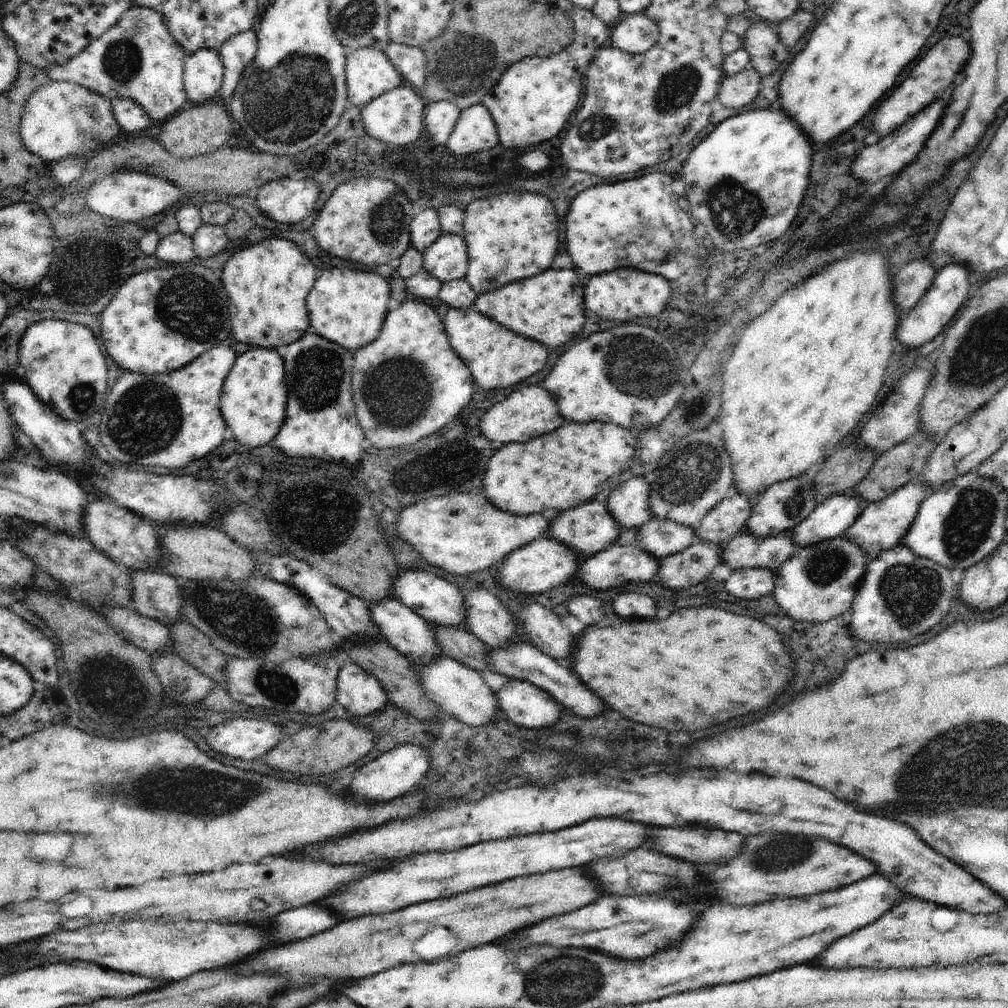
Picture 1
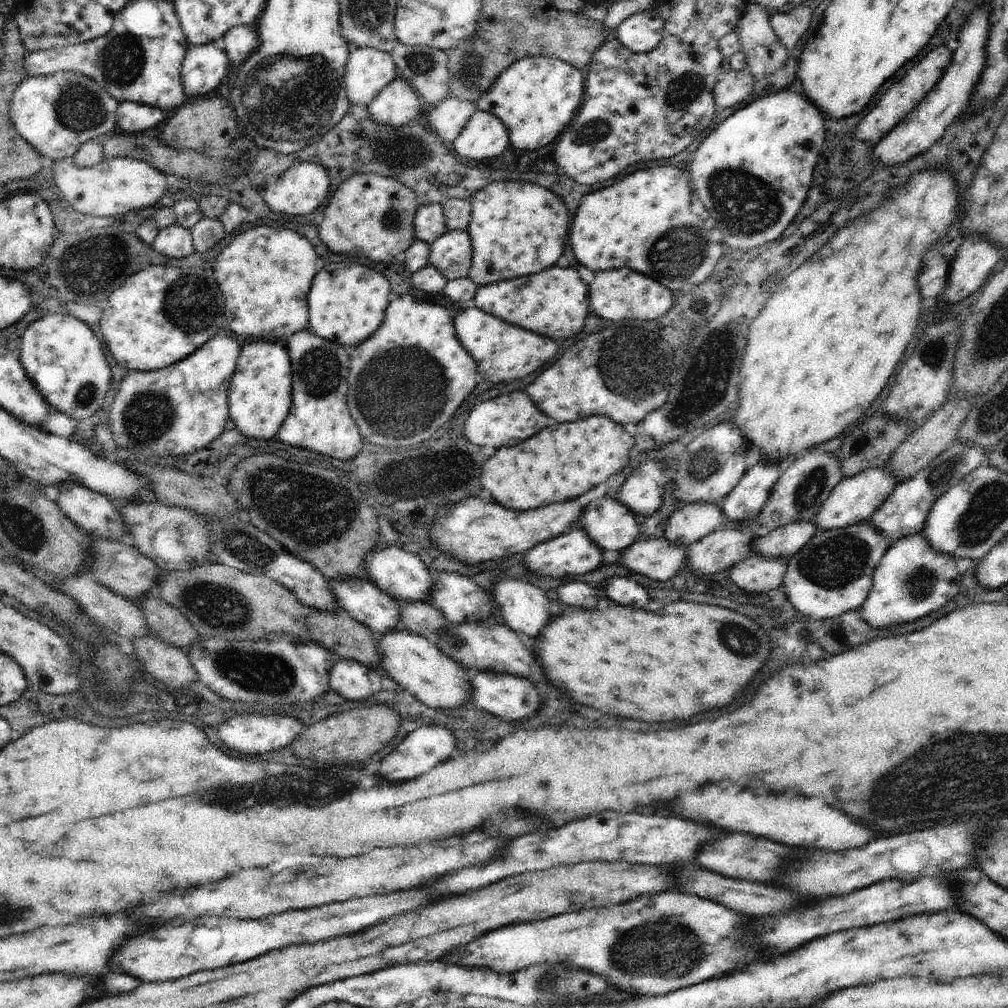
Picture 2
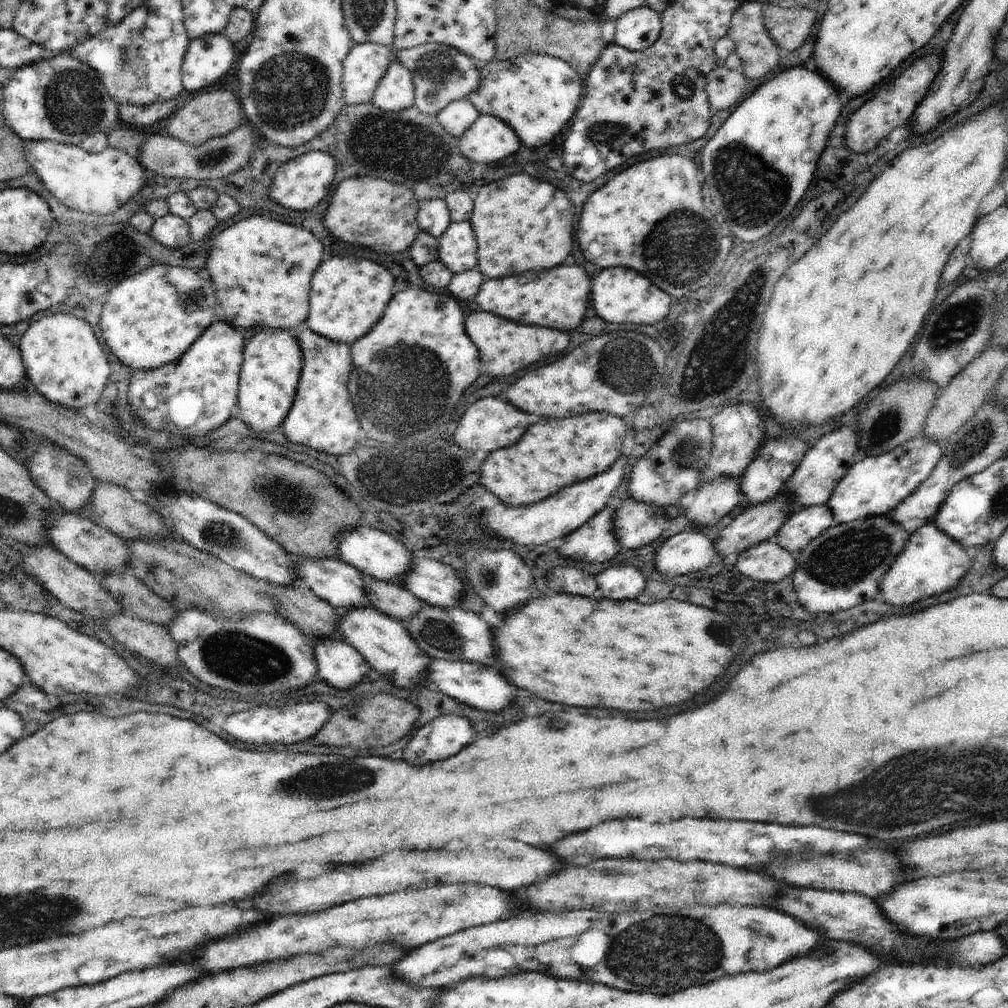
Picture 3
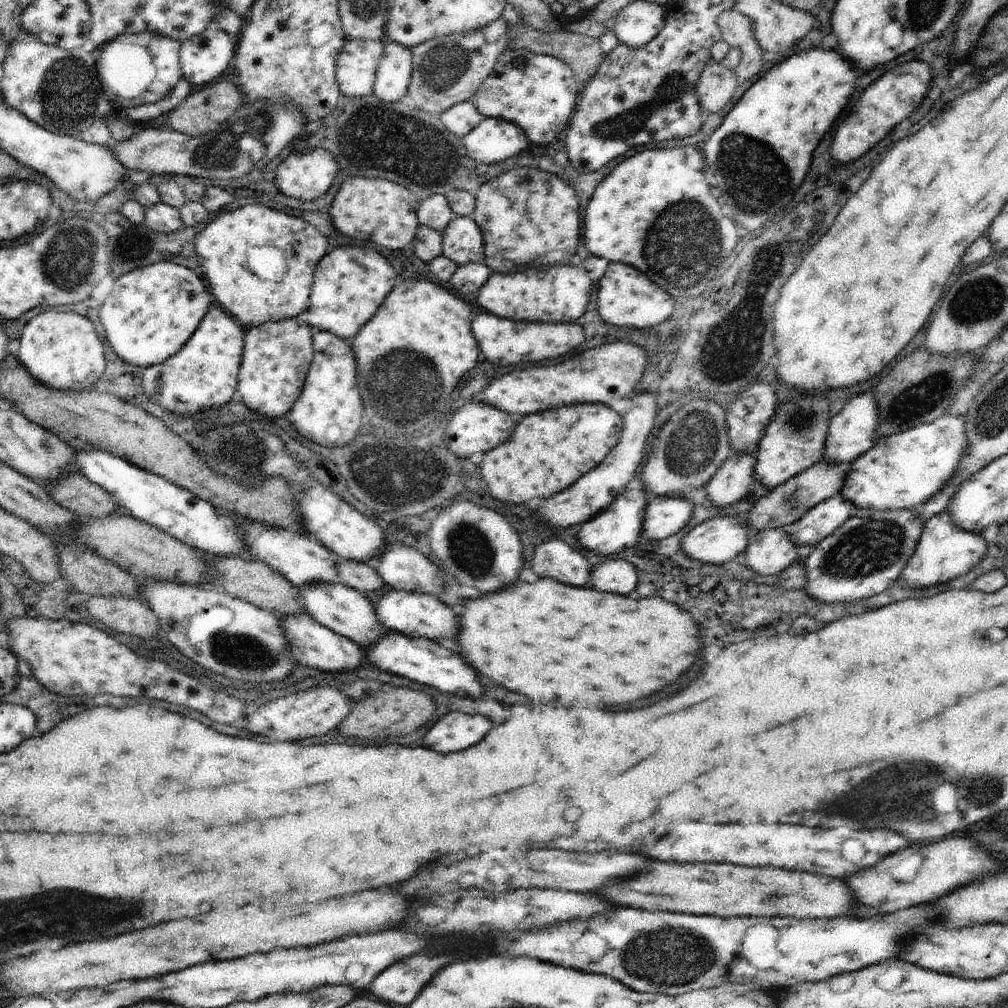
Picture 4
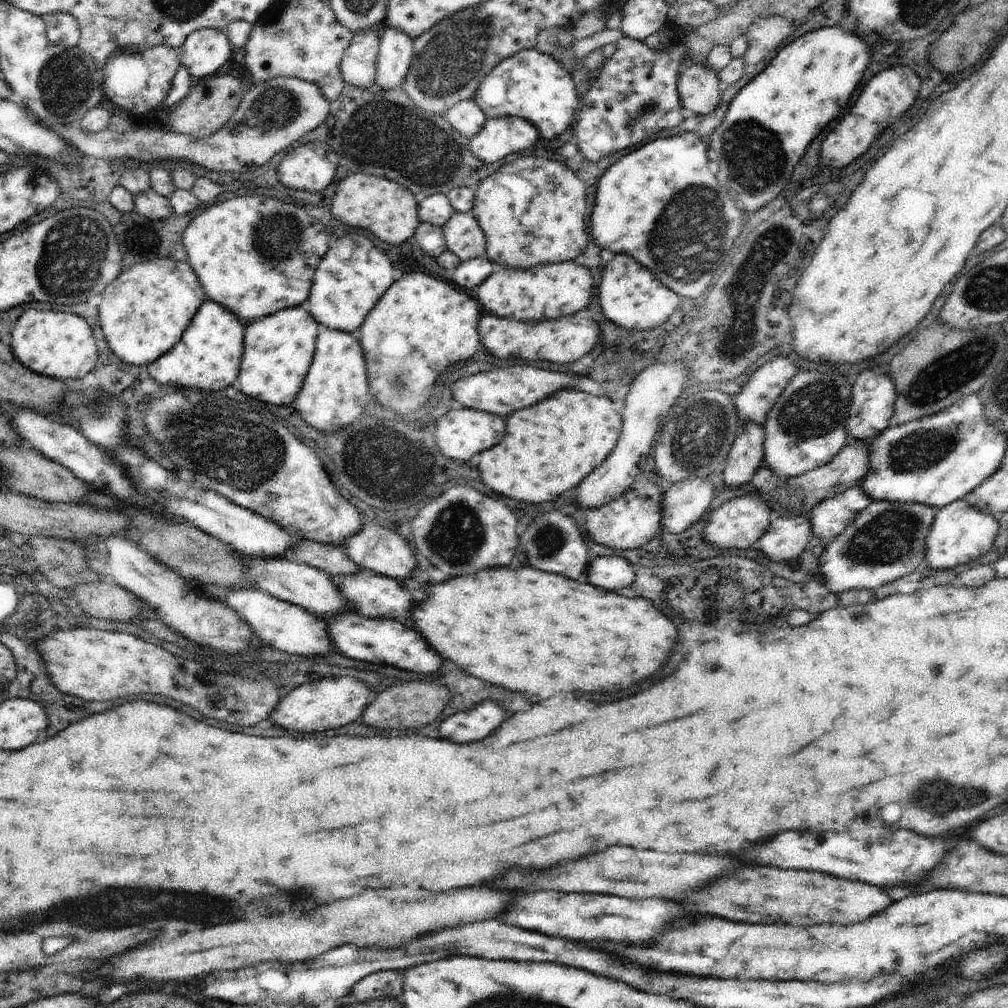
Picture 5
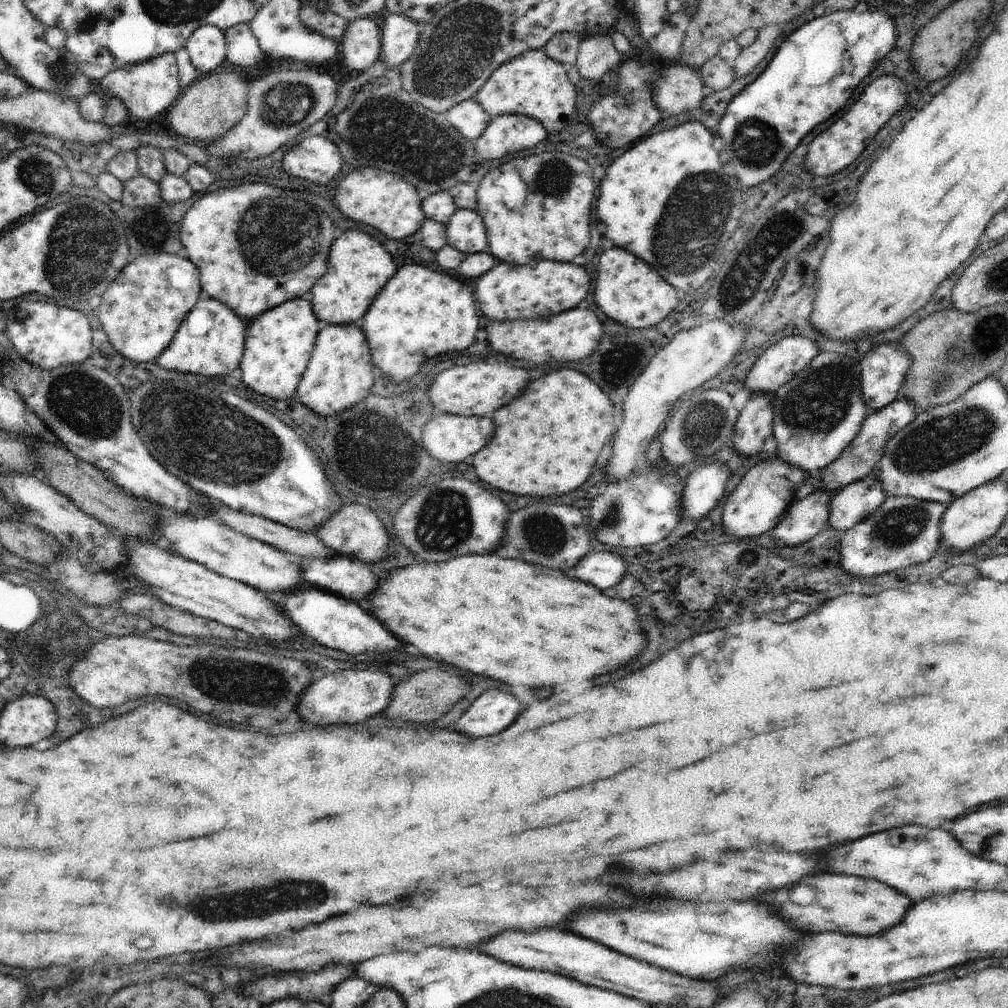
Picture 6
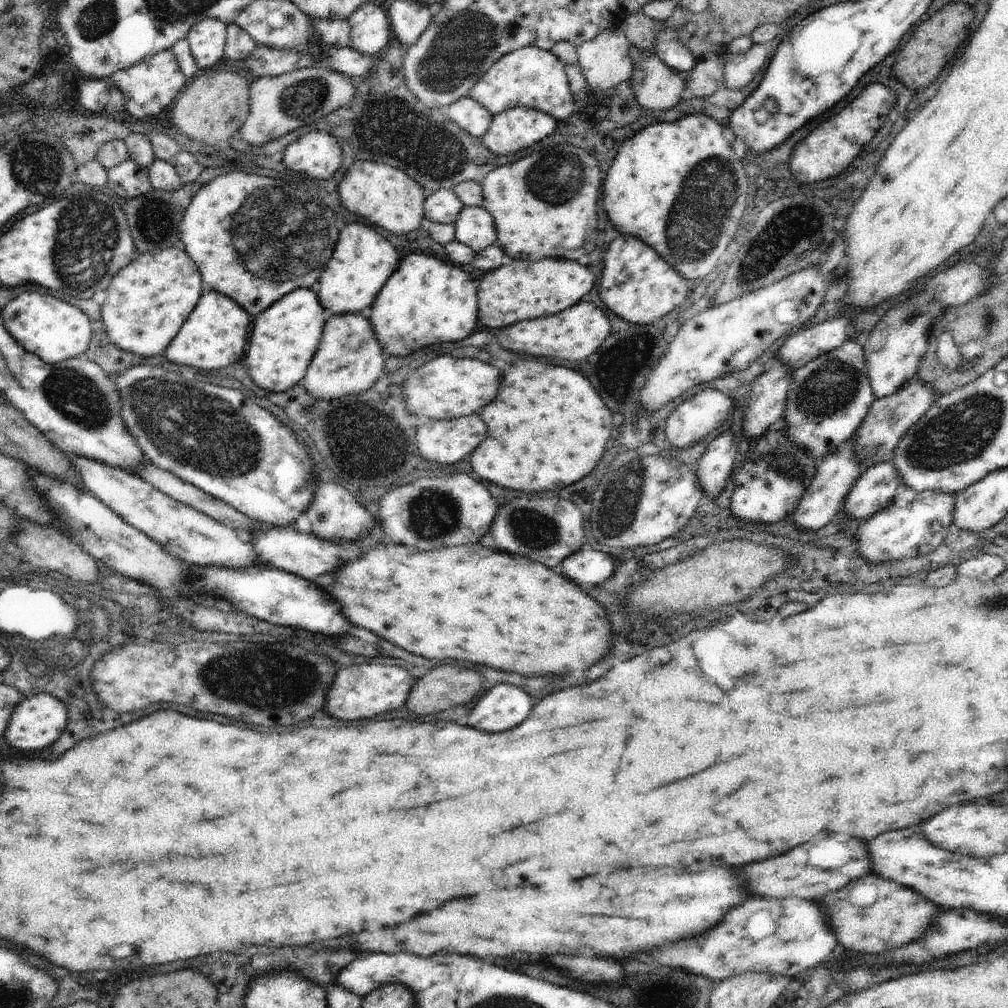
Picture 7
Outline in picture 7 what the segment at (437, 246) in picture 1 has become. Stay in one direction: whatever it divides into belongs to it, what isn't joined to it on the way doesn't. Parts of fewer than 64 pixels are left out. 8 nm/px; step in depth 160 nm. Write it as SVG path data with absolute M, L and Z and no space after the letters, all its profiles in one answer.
M465 207L457 217L455 240L478 251L495 244L495 231L492 216L483 207Z

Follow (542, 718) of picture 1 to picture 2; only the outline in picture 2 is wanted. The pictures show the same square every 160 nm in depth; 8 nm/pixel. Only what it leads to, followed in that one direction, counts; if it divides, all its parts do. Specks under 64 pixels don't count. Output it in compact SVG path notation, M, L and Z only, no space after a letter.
M478 671L472 672L471 685L473 686L472 705L504 720L512 720L512 722L528 720L534 718L536 710L542 708L542 700L540 696L536 696L536 686L530 680L526 680L526 677L520 678L494 671Z

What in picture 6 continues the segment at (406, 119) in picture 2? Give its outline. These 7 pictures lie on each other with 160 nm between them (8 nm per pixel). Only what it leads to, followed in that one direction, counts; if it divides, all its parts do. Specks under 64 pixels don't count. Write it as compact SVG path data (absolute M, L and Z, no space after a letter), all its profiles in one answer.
M391 14L381 28L381 54L384 64L400 67L410 58L419 39L420 25L399 14Z

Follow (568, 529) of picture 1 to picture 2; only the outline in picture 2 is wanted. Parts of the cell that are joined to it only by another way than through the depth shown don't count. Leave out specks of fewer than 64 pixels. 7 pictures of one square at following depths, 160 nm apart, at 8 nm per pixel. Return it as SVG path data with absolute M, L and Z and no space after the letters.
M606 496L591 500L582 511L581 517L578 517L576 527L586 531L586 534L603 551L612 550L612 552L623 551L634 541L642 540L640 526L642 519L636 516L627 506L620 501Z

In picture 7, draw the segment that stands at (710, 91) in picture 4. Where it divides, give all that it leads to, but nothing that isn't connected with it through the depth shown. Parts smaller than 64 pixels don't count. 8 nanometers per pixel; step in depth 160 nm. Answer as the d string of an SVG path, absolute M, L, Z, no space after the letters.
M632 47L631 58L634 65L630 78L633 83L632 91L640 107L646 107L649 110L673 110L674 107L681 104L683 98L681 95L687 86L687 78L684 73L669 68L657 58L656 54L653 57L644 56L635 47Z

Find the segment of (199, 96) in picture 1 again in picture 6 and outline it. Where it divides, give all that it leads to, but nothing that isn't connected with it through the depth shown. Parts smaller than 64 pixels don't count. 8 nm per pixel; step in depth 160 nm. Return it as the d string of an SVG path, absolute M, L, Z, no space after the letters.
M214 25L198 27L186 39L184 47L199 76L214 72L227 58L225 31Z

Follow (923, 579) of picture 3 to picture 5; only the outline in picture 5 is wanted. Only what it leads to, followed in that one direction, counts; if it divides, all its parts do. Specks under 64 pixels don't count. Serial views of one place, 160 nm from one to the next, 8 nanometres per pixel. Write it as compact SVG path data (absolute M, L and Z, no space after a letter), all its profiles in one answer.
M968 498L958 499L939 509L932 521L927 539L924 565L932 570L945 571L968 564L985 555L994 544L999 518L973 507Z

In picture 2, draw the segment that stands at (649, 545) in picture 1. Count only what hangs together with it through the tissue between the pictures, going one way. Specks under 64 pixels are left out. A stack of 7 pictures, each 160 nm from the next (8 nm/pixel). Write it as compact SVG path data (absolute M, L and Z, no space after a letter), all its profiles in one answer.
M707 503L680 506L662 527L664 537L677 547L689 547L713 530L723 528L727 516L718 505Z

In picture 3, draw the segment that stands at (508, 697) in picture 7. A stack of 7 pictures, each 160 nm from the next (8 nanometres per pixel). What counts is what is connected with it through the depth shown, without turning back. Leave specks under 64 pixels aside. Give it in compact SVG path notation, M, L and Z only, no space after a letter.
M453 714L444 715L435 718L414 733L412 740L406 743L402 760L410 762L410 764L428 764L434 760L446 760L446 758L458 754L462 748L466 748L472 742L472 738L474 738L474 730L467 718Z

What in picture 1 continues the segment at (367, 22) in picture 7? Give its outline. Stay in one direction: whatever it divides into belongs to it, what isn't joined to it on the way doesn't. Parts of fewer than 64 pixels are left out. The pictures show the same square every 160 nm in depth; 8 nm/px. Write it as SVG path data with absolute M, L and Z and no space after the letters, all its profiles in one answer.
M358 47L346 55L347 99L354 106L363 108L381 94L406 84L384 51Z

